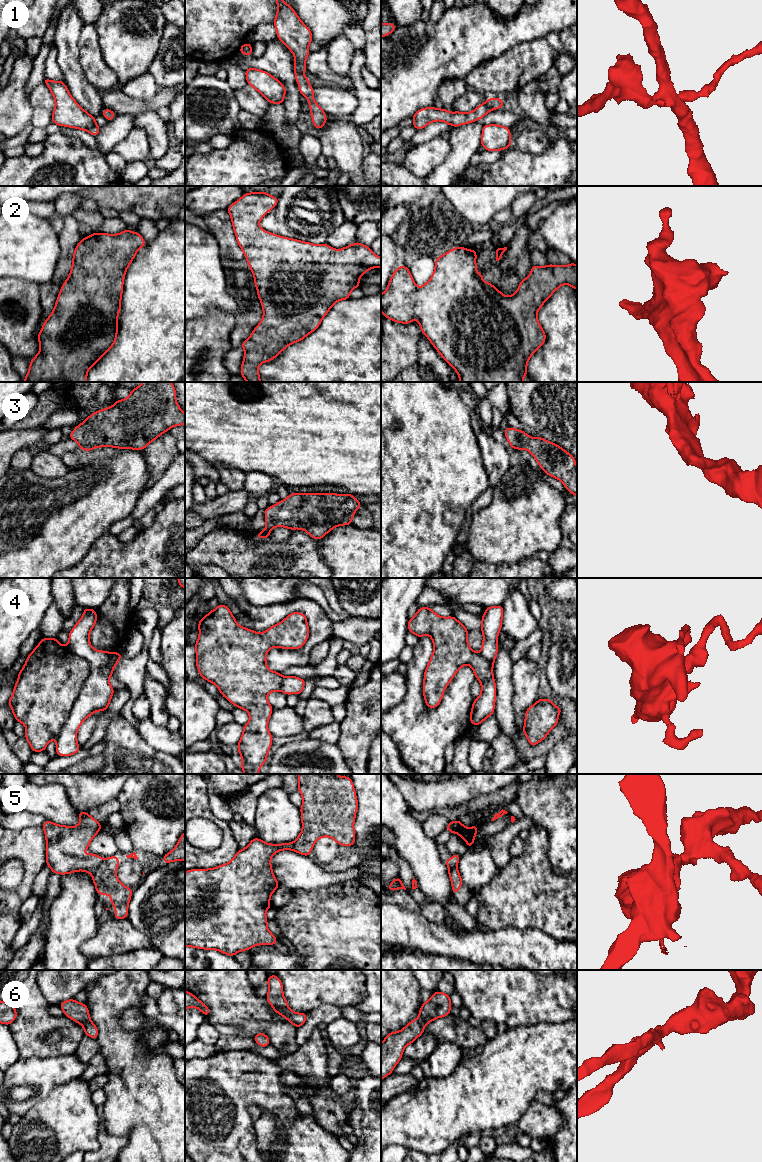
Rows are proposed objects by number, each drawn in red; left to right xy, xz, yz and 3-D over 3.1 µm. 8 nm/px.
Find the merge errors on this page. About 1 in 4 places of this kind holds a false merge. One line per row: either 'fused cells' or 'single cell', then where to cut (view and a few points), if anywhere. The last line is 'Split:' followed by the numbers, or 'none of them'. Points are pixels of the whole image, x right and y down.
1: single cell; cut none
2: single cell; cut none
3: single cell; cut none
4: fused cells; cut xy (67, 646), (88, 662), (89, 676), (56, 738)
5: fused cells; cut xy (103, 860), (91, 873)
6: single cell; cut none
Split: 4, 5

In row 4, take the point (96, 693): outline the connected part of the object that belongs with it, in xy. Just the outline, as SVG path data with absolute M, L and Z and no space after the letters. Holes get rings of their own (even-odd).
M84 608L81 619L69 632L67 648L89 662L90 674L57 737L58 756L71 756L80 750L77 743L78 728L94 712L106 711L114 693L109 679L122 654L92 648L89 635L96 621L96 610Z

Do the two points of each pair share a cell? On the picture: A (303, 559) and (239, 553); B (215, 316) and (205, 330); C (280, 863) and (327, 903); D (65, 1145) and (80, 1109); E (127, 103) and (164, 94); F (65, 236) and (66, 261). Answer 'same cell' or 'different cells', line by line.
A: same cell
B: same cell
C: different cells
D: same cell
E: same cell
F: same cell

